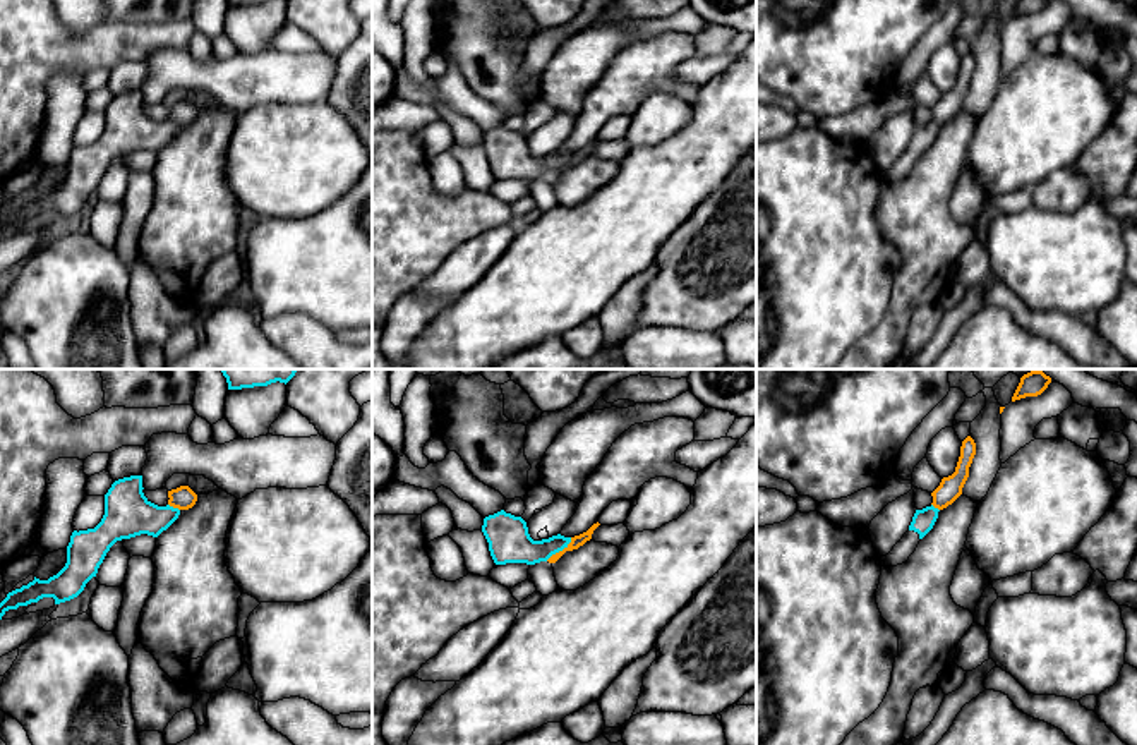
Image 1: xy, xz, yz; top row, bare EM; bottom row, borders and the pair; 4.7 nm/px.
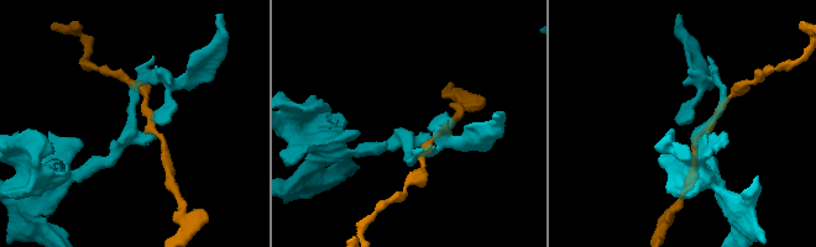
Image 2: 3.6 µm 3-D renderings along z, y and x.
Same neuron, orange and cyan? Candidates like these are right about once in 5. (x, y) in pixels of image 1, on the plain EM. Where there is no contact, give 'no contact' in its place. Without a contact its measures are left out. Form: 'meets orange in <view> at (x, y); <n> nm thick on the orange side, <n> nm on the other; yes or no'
meets orange in xz at (559, 167); 60 nm thick on the orange side, 200 nm on the other; no

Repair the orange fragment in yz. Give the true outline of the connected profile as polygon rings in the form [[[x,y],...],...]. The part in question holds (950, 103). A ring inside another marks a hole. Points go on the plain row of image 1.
[[[967,51],[962,57],[955,88],[948,93],[943,93],[940,101],[931,108],[933,112],[931,120],[935,124],[943,125],[962,110],[962,103],[969,93],[969,82],[972,79],[974,70],[976,70],[976,58],[971,51]]]

